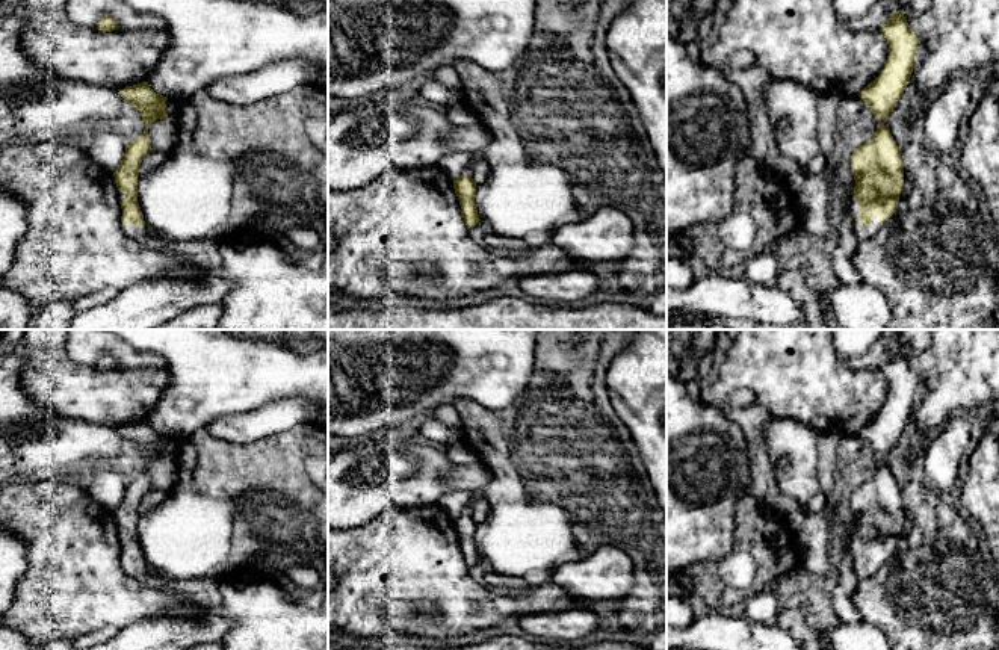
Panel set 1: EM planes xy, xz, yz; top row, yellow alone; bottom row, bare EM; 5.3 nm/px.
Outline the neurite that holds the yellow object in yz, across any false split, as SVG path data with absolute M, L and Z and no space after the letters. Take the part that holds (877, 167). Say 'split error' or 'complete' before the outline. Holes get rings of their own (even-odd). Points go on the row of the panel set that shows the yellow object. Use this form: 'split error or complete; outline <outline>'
split error; outline M889 124L877 125L875 136L854 151L851 171L855 186L849 212L855 219L858 240L868 240L895 216L904 187L901 148Z

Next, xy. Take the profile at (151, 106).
split error; outline M148 82L118 91L125 103L131 103L142 113L142 119L145 121L145 132L133 142L125 145L124 159L113 172L118 187L118 200L122 209L122 231L148 249L189 257L196 266L207 271L210 275L219 277L222 272L222 257L218 240L166 240L160 236L156 236L145 225L144 215L138 203L138 181L139 166L144 157L153 150L148 138L148 125L156 119L175 119L166 116L165 101L168 98L156 94L150 88Z

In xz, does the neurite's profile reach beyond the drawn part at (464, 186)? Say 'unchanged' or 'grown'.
unchanged

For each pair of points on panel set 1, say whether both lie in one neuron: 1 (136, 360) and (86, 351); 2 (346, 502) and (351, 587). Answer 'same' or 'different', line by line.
1: same
2: different

